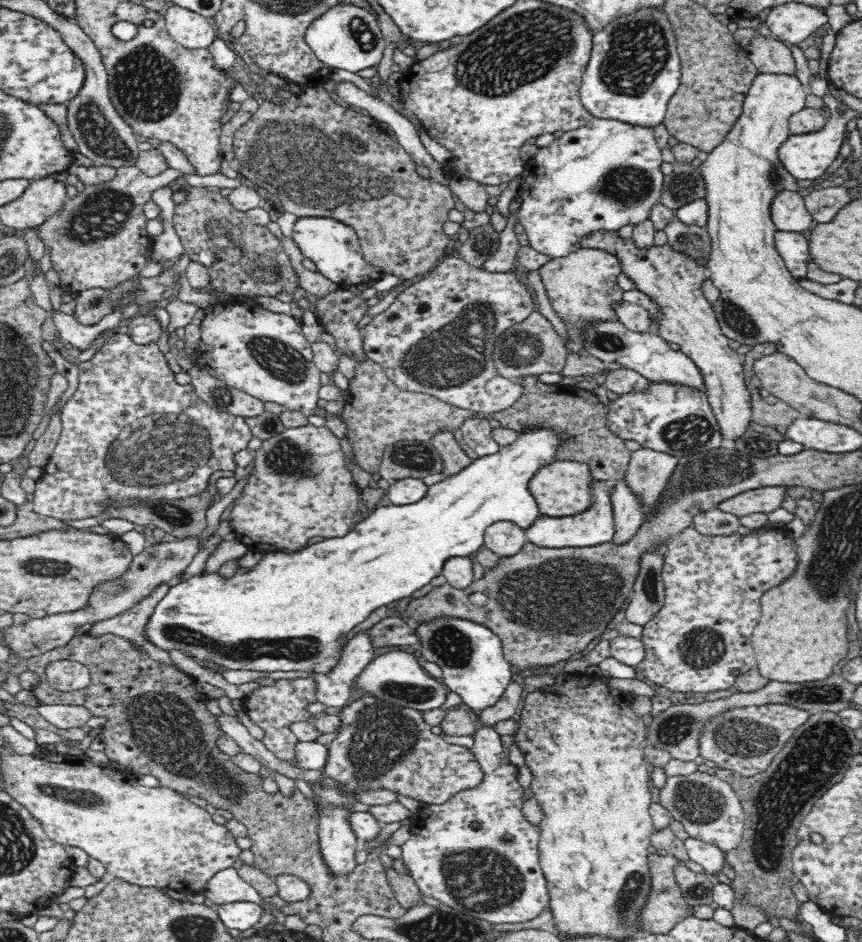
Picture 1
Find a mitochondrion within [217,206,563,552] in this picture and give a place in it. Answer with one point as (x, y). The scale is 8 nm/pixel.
(455, 355)

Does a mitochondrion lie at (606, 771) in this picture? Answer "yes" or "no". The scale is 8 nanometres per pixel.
no

